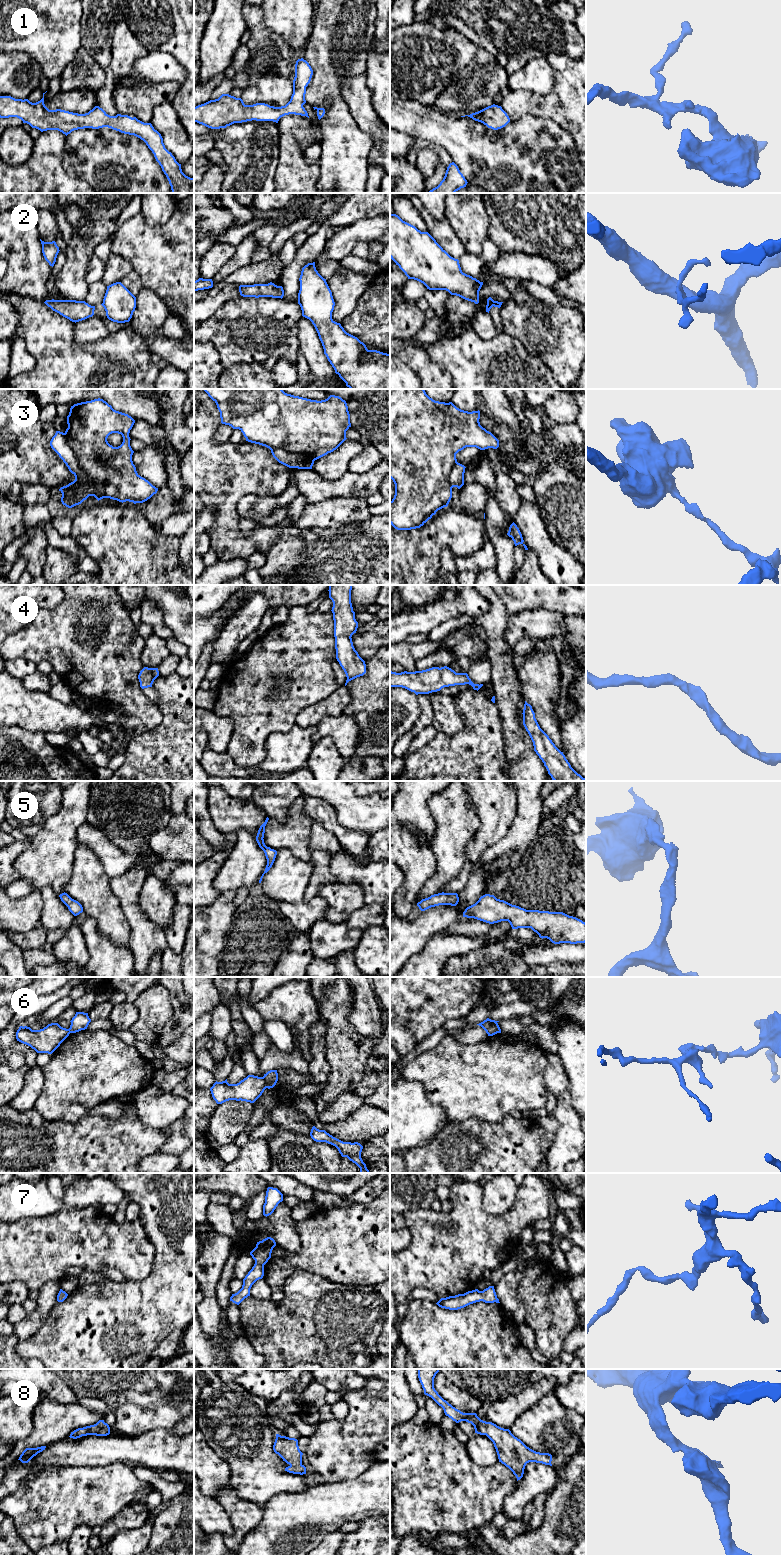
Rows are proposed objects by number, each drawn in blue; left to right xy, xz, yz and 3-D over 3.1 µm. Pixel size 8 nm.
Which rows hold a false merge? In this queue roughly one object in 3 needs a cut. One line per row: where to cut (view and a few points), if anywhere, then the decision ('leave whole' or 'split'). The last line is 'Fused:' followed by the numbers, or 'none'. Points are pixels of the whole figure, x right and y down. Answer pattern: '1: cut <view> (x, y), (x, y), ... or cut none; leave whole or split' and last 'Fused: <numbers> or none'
1: cut none; leave whole
2: cut yz (491, 306), (497, 305), (499, 307); split
3: cut xy (64, 433), (80, 469), (89, 478), (93, 479), (94, 483); split
4: cut none; leave whole
5: cut none; leave whole
6: cut xz (262, 1077), (267, 1087); split
7: cut none; leave whole
8: cut none; leave whole
Fused: 2, 3, 6

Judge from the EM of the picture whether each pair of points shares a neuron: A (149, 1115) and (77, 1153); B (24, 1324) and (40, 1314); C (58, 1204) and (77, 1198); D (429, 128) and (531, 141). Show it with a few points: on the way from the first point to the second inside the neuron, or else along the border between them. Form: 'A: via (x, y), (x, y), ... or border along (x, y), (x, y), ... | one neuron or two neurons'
A: border along (132, 1101), (139, 1120), (143, 1124), (162, 1129) | two neurons
B: via (28, 1324), (36, 1318) | one neuron
C: via (63, 1204), (72, 1198) | one neuron
D: via (454, 134), (462, 137), (470, 144), (506, 143) | one neuron

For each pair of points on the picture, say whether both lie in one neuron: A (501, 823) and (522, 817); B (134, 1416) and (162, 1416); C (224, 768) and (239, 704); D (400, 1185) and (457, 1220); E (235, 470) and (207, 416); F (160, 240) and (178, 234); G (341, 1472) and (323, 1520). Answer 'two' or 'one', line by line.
A: two
B: one
C: two
D: two
E: one
F: one
G: two

